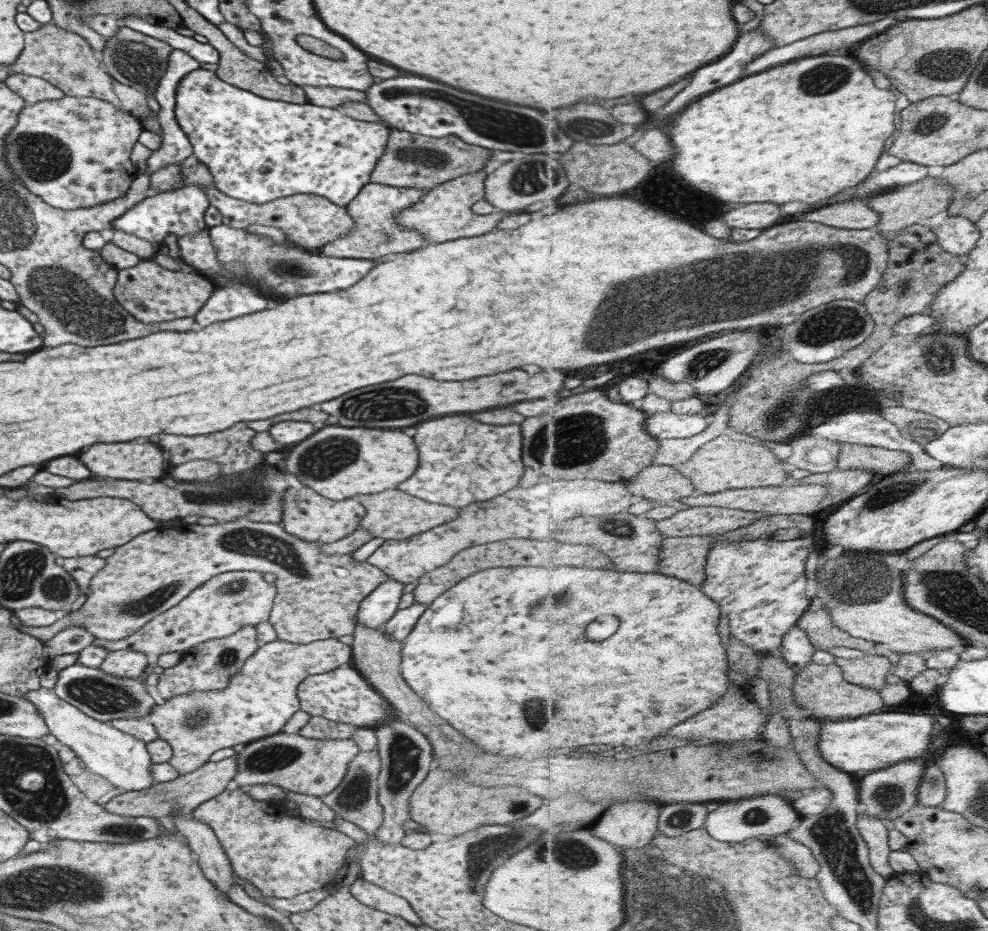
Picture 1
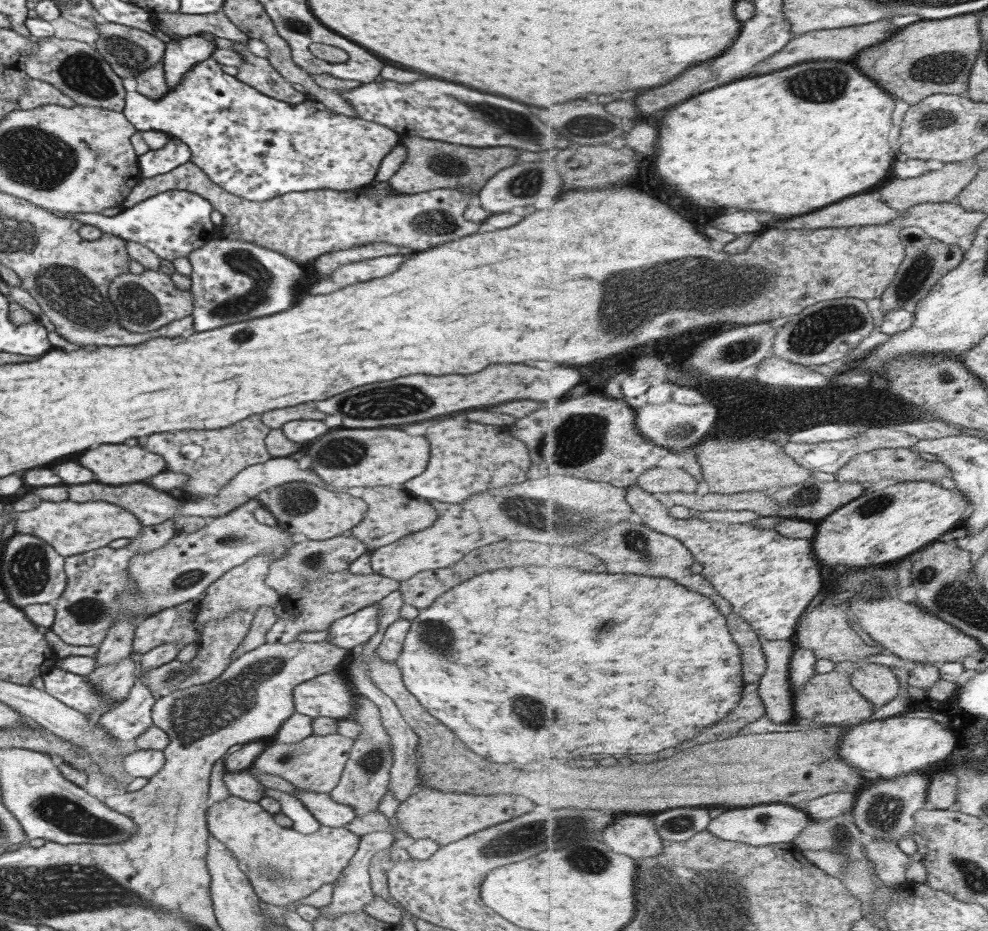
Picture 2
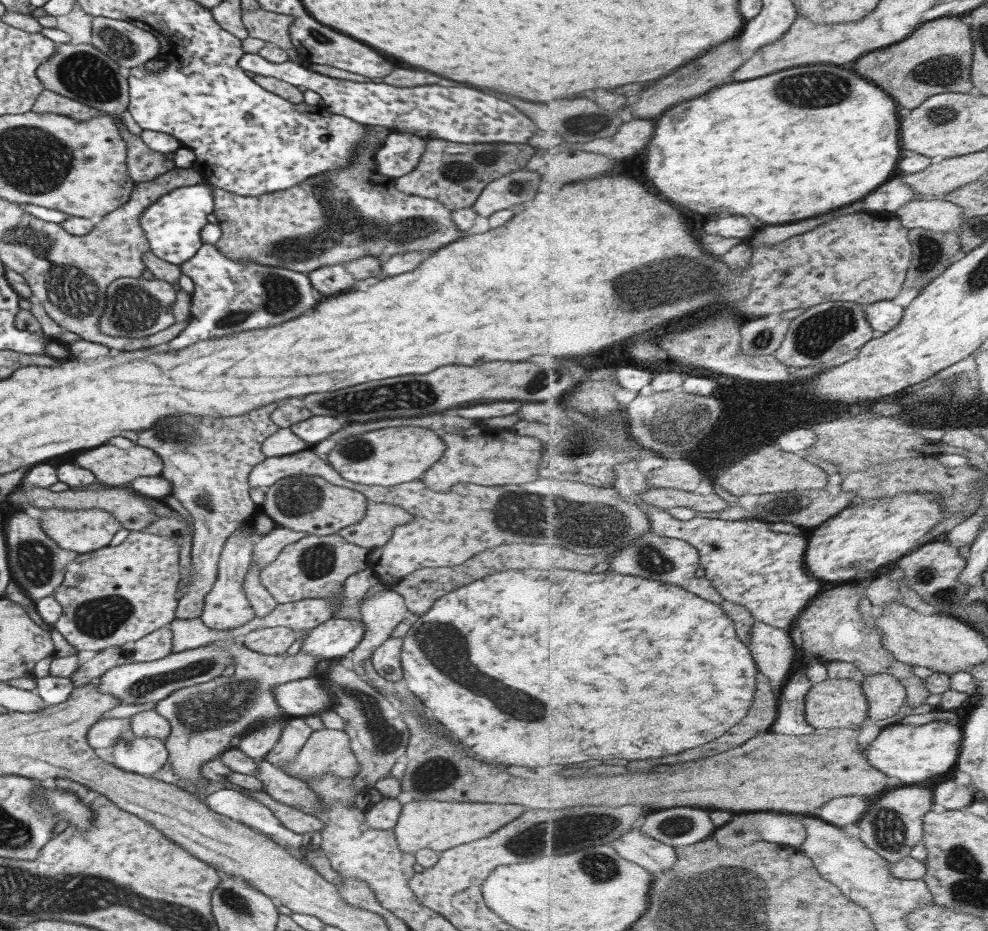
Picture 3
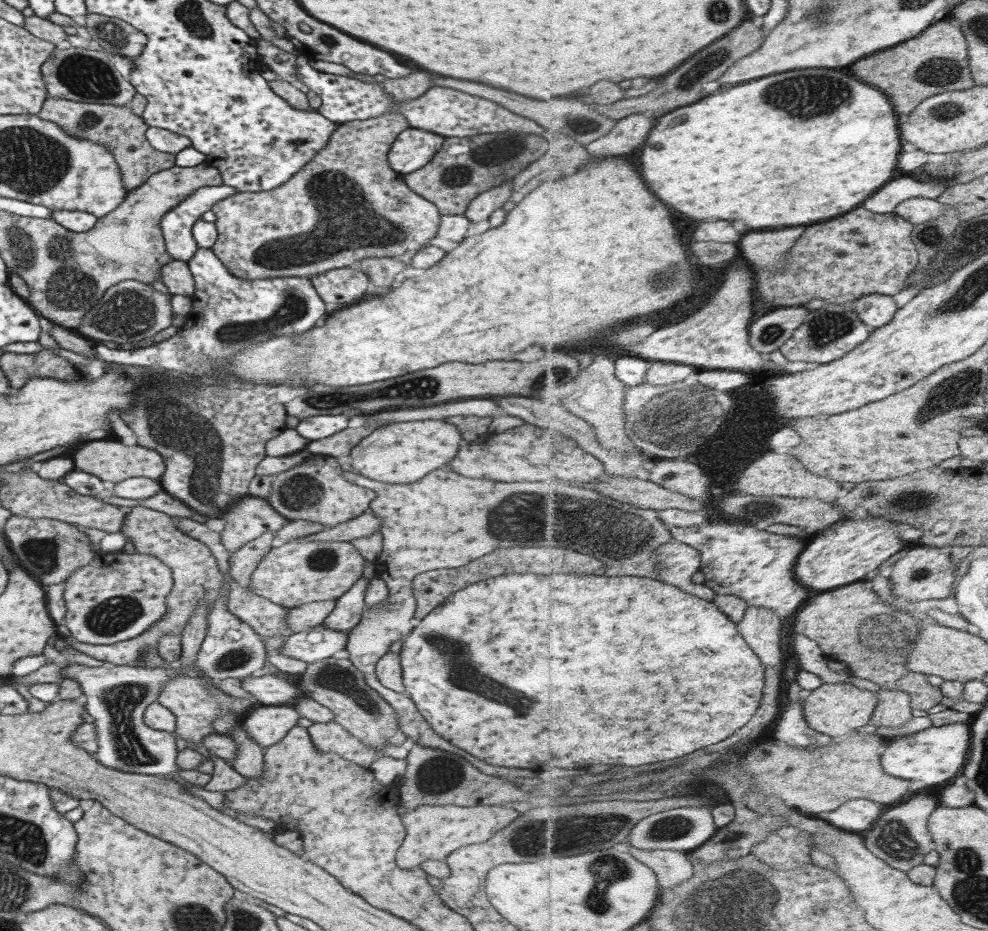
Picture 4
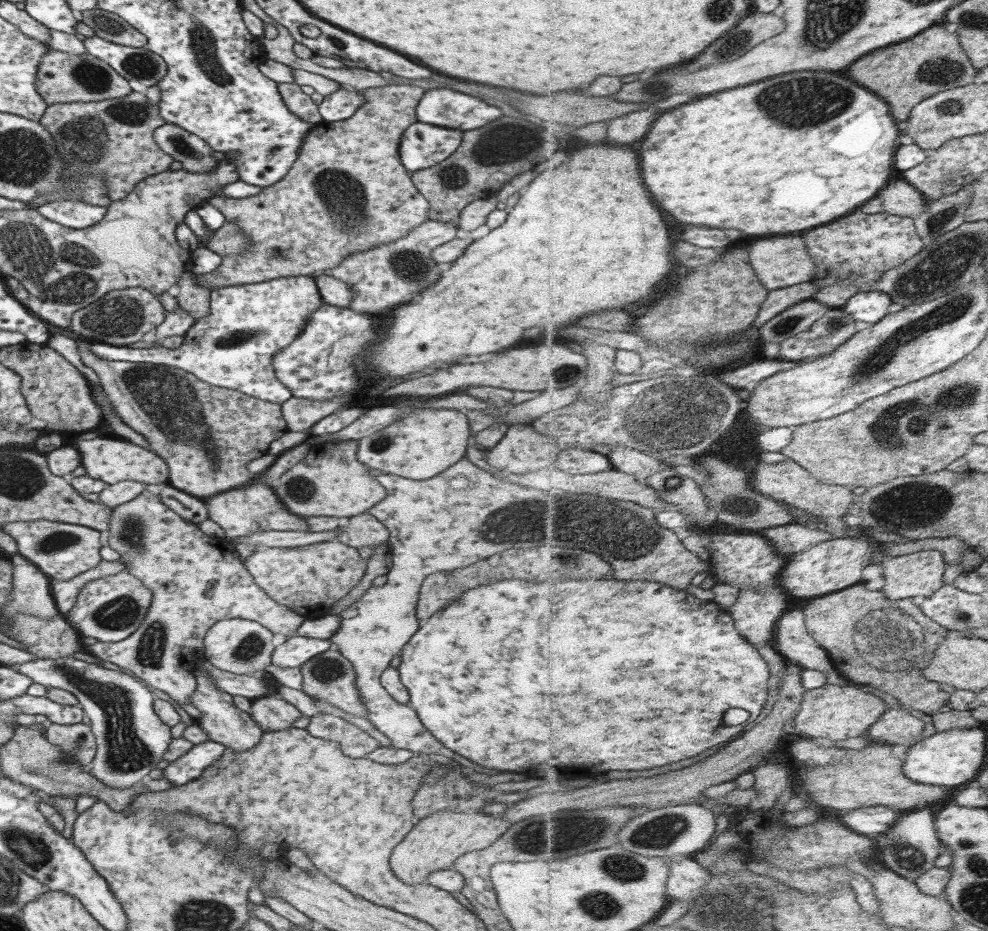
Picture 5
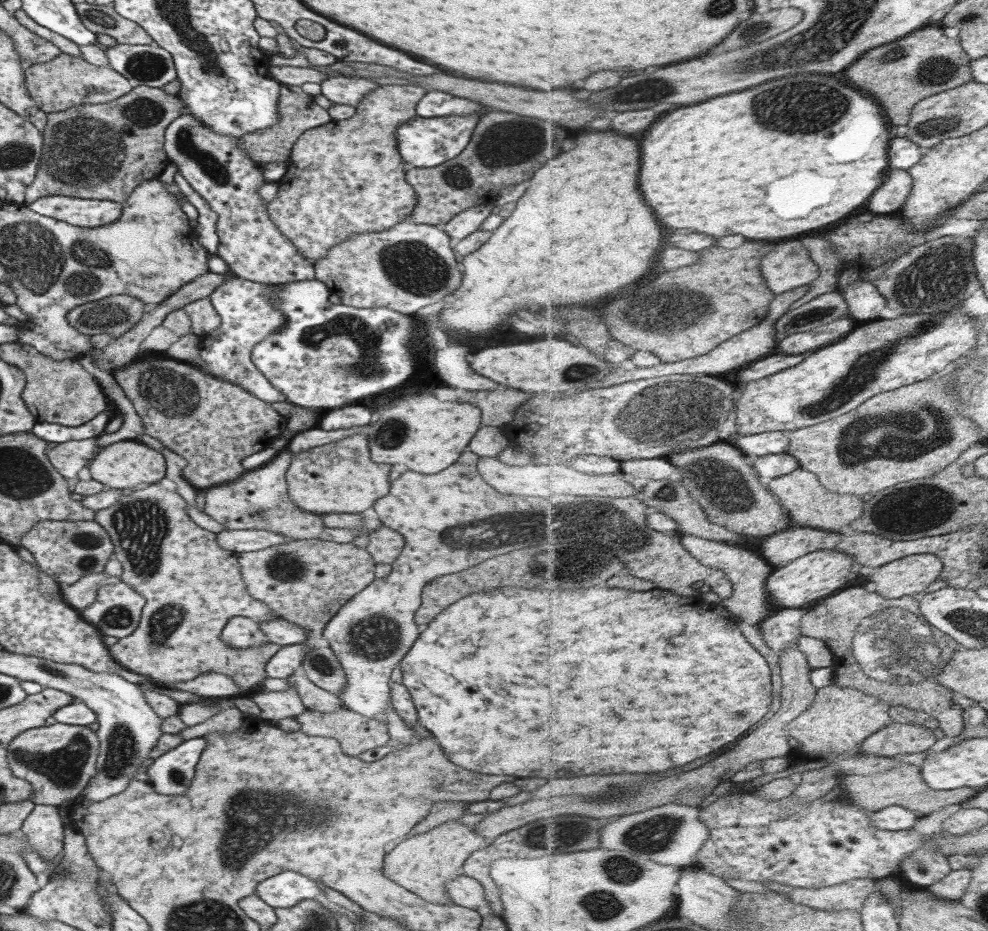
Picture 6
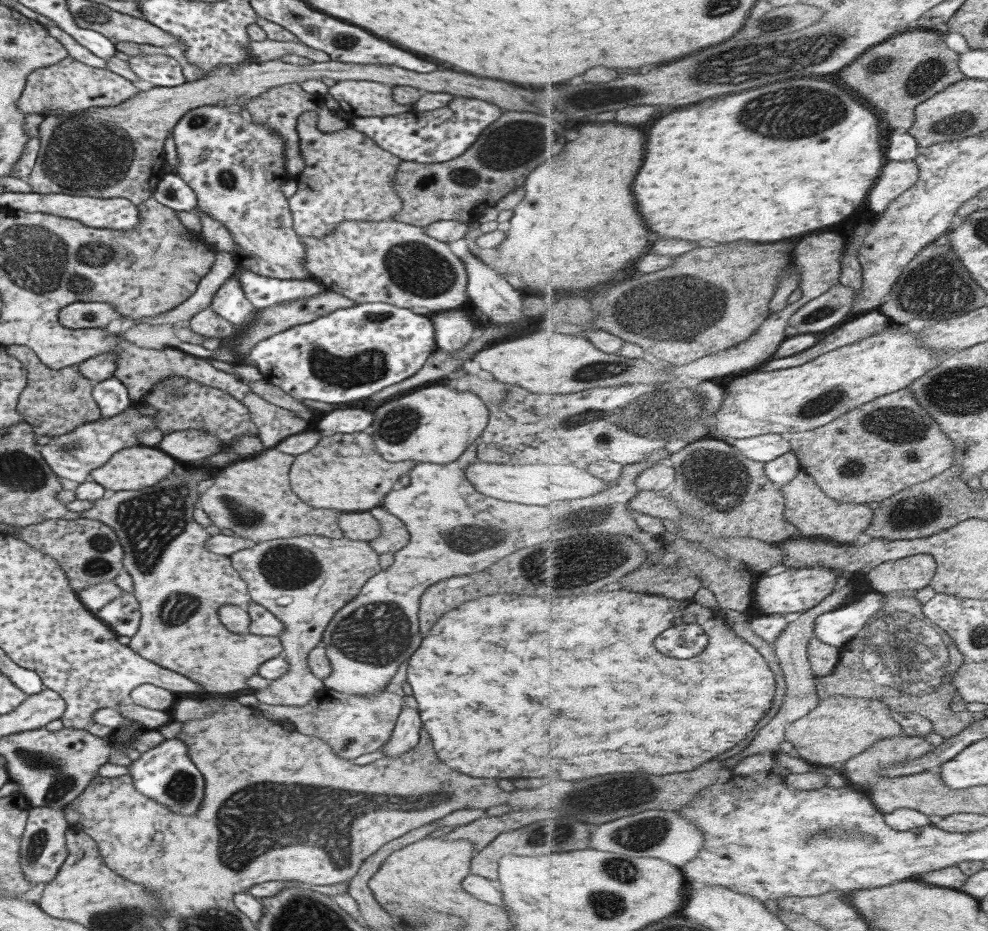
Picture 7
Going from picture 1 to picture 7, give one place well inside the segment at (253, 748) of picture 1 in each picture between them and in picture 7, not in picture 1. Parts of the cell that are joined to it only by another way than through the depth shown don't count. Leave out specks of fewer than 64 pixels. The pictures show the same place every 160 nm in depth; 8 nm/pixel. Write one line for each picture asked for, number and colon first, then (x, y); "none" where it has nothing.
2: (314, 764)
3: (327, 750)
4: (331, 737)
5: (354, 743)
6: (355, 733)
7: (353, 726)

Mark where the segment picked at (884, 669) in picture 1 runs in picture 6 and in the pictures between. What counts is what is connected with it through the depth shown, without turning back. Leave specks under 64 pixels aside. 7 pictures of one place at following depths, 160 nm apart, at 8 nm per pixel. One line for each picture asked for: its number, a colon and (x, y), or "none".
2: (878, 683)
3: (886, 694)
4: (895, 708)
5: (896, 726)
6: (897, 738)

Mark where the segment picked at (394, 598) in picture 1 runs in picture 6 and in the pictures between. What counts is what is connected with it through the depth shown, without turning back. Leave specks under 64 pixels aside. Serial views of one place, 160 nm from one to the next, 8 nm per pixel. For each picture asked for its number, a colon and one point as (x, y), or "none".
2: (349, 632)
3: (334, 638)
4: (316, 643)
5: (296, 650)
6: (287, 659)

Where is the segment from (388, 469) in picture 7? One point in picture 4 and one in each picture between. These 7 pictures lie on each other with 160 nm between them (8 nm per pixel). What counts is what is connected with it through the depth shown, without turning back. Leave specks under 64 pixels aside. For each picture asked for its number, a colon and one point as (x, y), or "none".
4: (316, 490)
5: (329, 481)
6: (338, 477)

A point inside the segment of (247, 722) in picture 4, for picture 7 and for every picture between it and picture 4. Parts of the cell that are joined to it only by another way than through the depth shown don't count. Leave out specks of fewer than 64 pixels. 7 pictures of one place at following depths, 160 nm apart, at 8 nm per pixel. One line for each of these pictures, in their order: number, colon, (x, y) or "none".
5: (271, 713)
6: (274, 705)
7: (302, 581)

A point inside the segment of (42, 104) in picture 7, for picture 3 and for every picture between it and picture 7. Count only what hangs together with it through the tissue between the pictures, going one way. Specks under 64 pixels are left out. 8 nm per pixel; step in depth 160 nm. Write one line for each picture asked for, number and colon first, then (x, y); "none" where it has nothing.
3: (80, 72)
4: (82, 75)
5: (60, 77)
6: (64, 81)

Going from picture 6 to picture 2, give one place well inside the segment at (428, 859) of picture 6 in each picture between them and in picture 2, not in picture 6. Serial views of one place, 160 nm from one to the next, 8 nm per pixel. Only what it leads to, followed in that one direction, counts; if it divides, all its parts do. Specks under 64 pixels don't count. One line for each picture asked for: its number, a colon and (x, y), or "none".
2: (444, 817)
3: (438, 826)
4: (432, 832)
5: (433, 843)

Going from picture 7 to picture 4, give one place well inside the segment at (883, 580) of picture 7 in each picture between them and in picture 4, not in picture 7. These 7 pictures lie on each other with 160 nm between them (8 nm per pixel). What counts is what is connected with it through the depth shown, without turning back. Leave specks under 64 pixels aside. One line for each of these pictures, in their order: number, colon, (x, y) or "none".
4: (924, 573)
5: (921, 573)
6: (906, 576)

